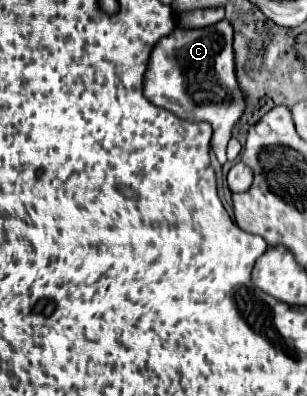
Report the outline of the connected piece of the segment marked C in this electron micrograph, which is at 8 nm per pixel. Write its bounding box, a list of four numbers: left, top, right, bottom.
[144,19,248,165]

